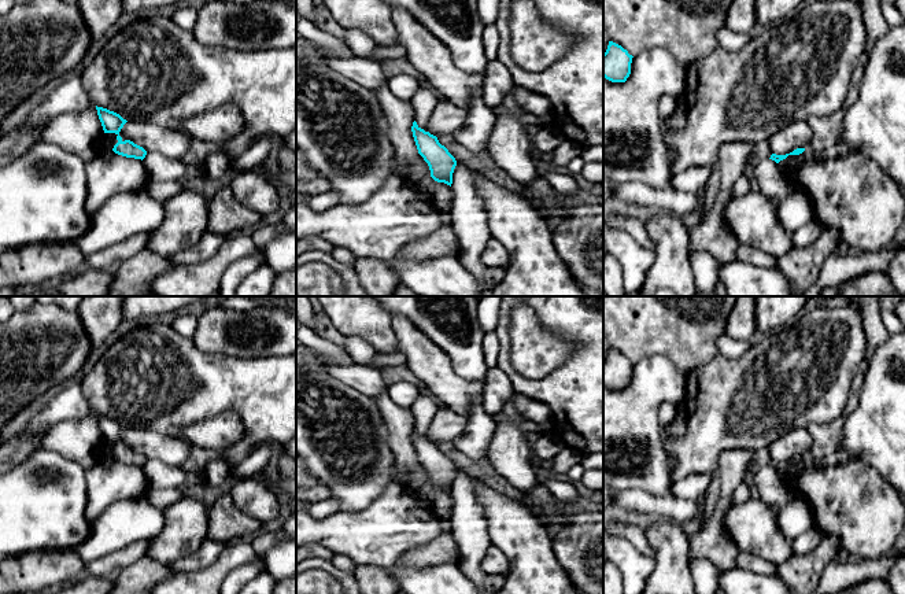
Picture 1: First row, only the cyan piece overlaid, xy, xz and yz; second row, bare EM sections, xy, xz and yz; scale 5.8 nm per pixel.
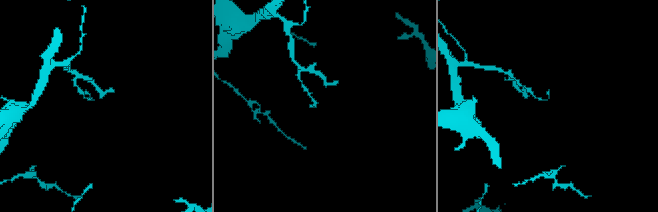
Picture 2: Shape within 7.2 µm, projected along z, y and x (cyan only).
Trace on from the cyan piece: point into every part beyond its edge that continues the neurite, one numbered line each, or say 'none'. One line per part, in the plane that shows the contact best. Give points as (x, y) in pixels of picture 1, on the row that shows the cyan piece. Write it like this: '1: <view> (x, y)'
none

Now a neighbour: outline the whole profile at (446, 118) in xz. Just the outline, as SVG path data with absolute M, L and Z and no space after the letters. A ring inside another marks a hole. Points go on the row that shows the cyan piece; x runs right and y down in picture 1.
M439 100L428 121L428 132L433 136L454 134L465 122L465 110Z

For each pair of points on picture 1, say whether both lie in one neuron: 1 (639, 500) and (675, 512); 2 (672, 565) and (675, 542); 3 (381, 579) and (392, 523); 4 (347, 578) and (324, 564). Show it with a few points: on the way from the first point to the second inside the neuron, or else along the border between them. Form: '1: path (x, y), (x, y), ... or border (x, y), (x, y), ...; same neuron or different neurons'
1: path (647, 504), (667, 506); same neuron
2: path (672, 560), (672, 548); same neuron
3: border (355, 565), (377, 565), (394, 579); different neurons
4: path (342, 576), (329, 568); same neuron

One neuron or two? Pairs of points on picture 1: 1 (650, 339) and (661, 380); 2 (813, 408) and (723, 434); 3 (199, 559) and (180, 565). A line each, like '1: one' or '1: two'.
1: two
2: one
3: one

